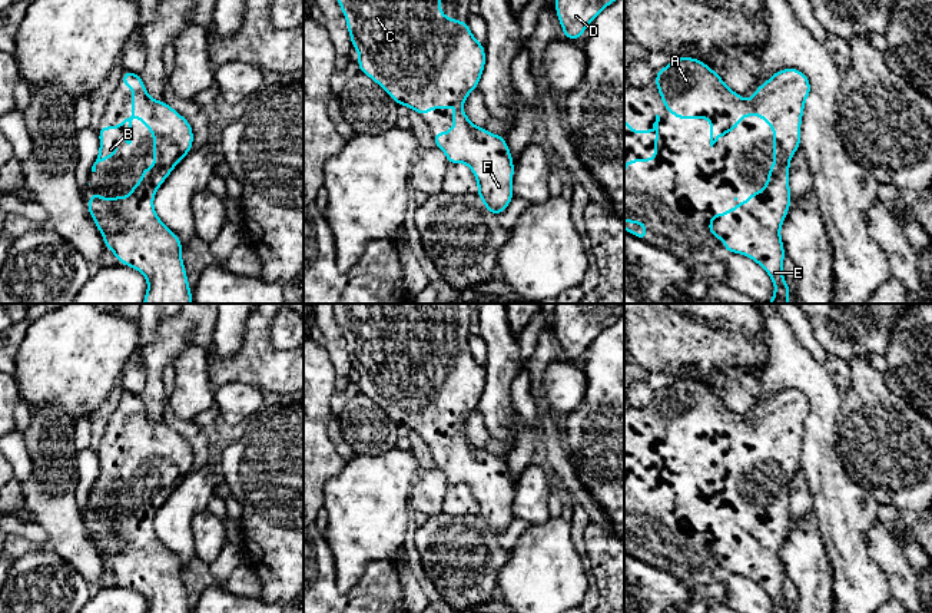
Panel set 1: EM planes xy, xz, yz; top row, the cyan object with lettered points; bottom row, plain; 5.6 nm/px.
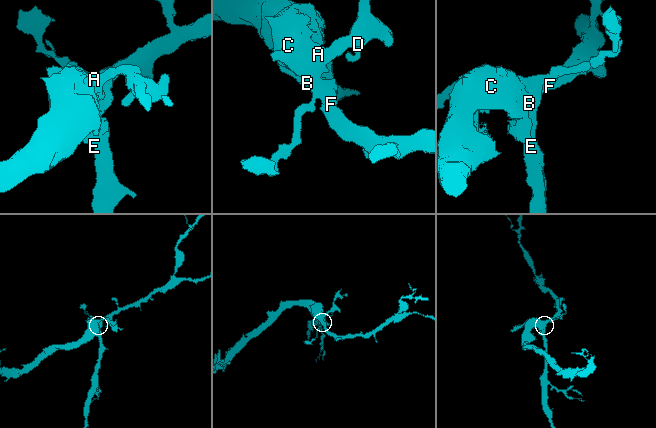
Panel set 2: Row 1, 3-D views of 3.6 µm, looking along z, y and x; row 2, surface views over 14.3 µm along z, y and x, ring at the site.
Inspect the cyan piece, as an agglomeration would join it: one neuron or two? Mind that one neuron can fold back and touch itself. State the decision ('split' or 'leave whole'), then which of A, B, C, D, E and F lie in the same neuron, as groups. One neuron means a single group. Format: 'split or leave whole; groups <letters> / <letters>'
leave whole; groups A B C D E F

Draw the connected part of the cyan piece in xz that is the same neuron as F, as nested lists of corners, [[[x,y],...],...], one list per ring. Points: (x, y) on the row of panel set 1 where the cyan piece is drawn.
[[[336,0],[336,1],[341,6],[341,10],[346,20],[352,49],[355,49],[359,54],[359,59],[356,62],[359,72],[367,74],[378,86],[381,86],[394,102],[397,102],[399,106],[408,106],[414,112],[419,113],[422,117],[425,117],[427,113],[432,109],[448,109],[451,105],[458,106],[457,109],[452,110],[452,130],[432,132],[435,148],[441,149],[445,153],[450,165],[465,163],[472,170],[472,175],[475,176],[477,185],[478,185],[477,196],[482,201],[482,203],[485,205],[485,209],[490,213],[492,213],[494,216],[498,216],[501,212],[504,212],[514,198],[514,193],[513,193],[514,160],[510,153],[505,136],[490,133],[485,130],[484,126],[474,126],[467,117],[465,109],[462,107],[468,99],[470,92],[474,89],[478,89],[481,74],[485,69],[485,47],[472,36],[468,23],[447,17],[441,11],[441,0]]]

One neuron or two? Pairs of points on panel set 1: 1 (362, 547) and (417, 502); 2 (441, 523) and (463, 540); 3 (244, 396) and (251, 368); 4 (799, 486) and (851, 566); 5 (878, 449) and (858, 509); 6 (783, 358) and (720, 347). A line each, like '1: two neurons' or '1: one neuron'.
1: two neurons
2: one neuron
3: two neurons
4: two neurons
5: two neurons
6: two neurons

